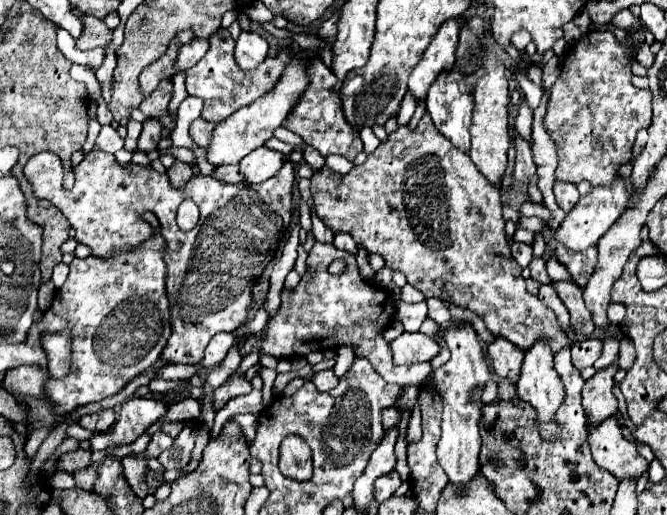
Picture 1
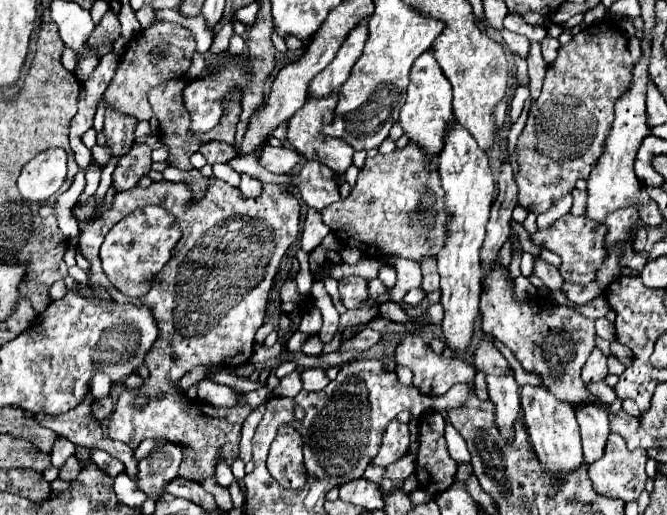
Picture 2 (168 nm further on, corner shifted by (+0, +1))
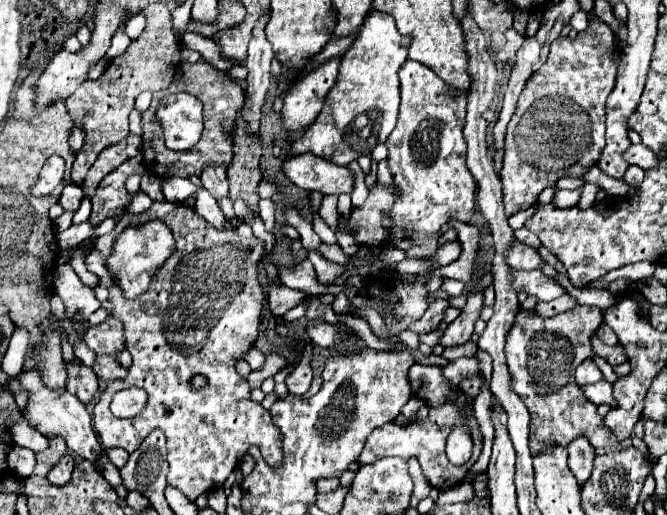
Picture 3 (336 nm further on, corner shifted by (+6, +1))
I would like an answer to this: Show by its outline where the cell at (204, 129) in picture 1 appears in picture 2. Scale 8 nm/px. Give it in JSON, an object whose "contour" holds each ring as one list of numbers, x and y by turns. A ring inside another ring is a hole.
{"contour":[[205,142,199,152,207,158,207,164,215,164,215,162,227,162,229,158,235,156,235,148,231,144,225,142]]}

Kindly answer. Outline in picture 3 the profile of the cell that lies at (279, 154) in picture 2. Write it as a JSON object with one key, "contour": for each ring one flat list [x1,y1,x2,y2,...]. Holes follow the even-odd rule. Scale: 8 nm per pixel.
{"contour":[[301,154,285,158,283,162,285,176,299,188,321,194,351,194,353,192,353,174,347,166,337,166,325,158,313,154]]}

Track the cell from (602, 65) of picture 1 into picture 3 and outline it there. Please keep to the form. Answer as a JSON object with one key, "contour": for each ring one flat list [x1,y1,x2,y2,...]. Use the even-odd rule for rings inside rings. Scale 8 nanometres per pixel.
{"contour":[[589,20,587,30,579,32,573,40,559,38,553,42,547,62,527,80,521,98,517,100,517,110,507,126,501,170,505,216,513,216,515,212,535,206,537,196,545,188,555,186,559,178,581,178,589,166,597,164,597,158,601,158,601,150,605,146,605,100,615,86,617,66,619,48,615,44,613,30,601,20]]}

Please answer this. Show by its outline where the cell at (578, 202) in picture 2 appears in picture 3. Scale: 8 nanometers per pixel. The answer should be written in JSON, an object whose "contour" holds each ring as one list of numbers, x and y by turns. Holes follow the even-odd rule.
{"contour":[[585,184,585,186,583,186,581,200,579,200,577,206,581,206,581,208,589,208,589,206,593,206,597,192,599,192,599,186,597,186,597,184]]}

